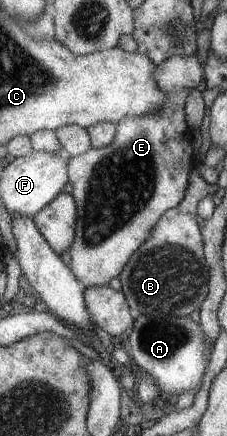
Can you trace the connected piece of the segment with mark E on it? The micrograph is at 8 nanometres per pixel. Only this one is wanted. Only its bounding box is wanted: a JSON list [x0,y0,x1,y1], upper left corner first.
[67,54,203,289]

